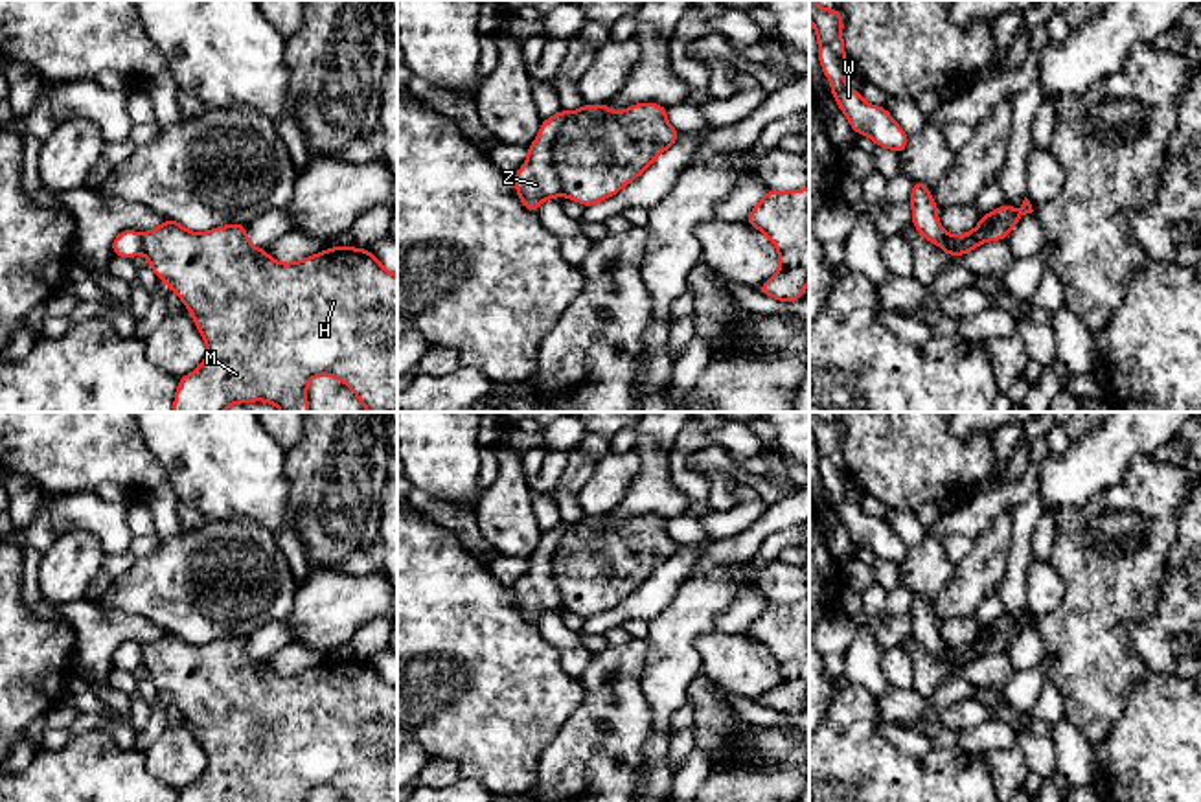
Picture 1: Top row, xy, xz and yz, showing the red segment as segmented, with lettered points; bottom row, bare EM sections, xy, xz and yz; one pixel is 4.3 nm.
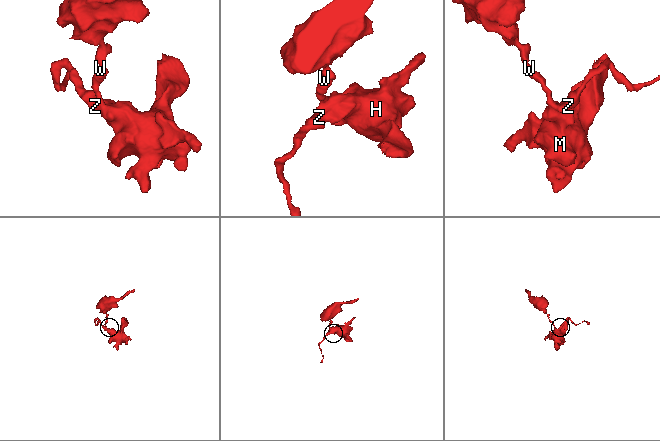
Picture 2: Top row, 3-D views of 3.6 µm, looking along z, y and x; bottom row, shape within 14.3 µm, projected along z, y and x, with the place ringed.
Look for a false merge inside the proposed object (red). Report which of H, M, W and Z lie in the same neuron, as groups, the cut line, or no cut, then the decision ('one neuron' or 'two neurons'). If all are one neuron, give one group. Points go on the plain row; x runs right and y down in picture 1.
H M / W Z | xz (569, 525), (554, 556), (554, 584), (560, 598) | two neurons

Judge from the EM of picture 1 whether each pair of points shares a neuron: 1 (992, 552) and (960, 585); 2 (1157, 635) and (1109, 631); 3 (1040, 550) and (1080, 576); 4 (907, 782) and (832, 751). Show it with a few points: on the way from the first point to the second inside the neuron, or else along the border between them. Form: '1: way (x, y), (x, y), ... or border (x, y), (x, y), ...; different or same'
1: way (984, 560), (968, 578); same
2: border (1155, 600), (1130, 631), (1150, 670); different
3: border (1054, 514), (1054, 545), (1047, 560); different
4: way (889, 777), (850, 769); same

